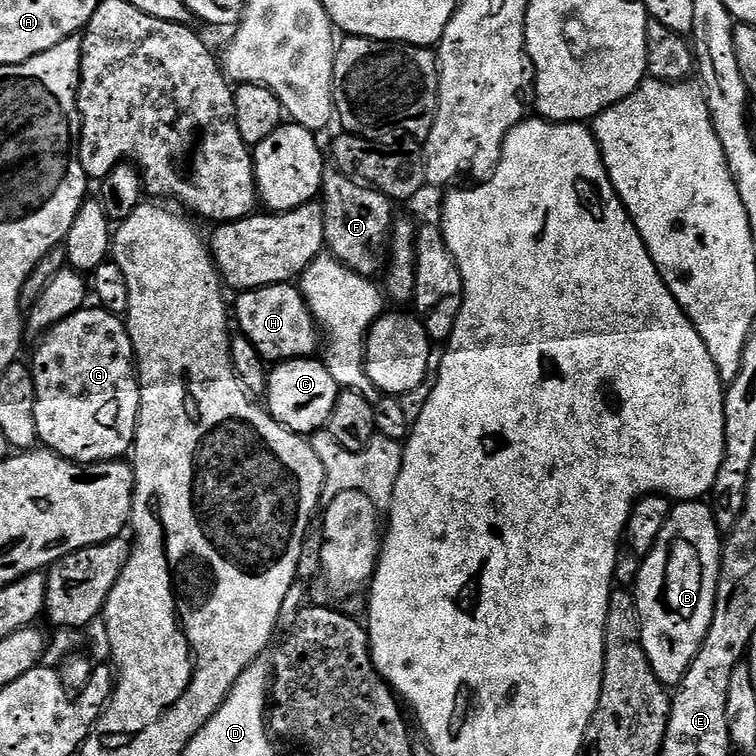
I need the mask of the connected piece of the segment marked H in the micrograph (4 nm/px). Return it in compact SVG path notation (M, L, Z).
M295 283L251 288L248 292L240 292L237 297L236 308L234 304L235 323L236 320L240 323L239 331L254 342L258 354L265 361L302 360L317 355L322 336L308 303Z

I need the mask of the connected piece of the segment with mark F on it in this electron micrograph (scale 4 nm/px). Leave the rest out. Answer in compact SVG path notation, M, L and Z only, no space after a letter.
M335 170L325 171L320 196L324 205L324 243L327 251L352 272L376 278L384 264L384 243L392 228L393 201L376 188L369 188L367 184Z

